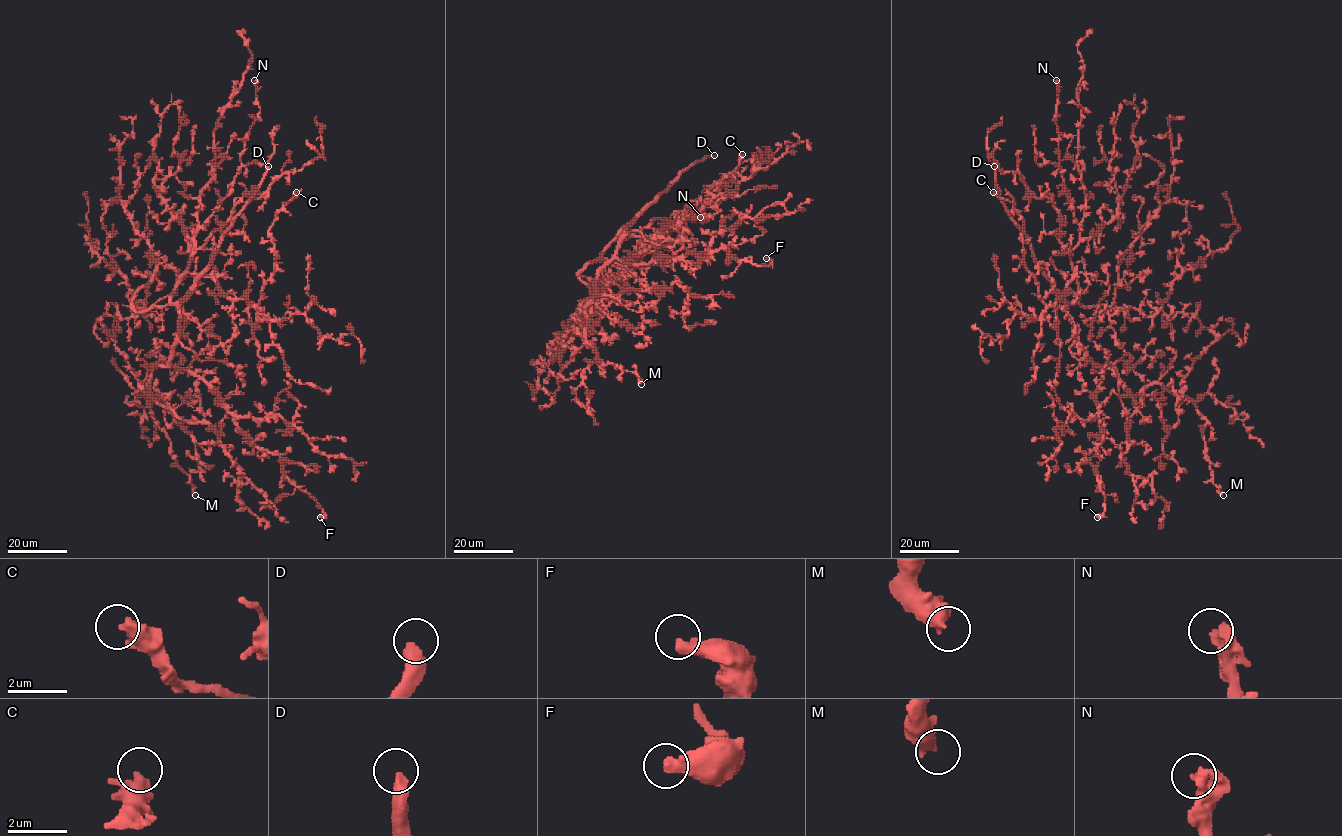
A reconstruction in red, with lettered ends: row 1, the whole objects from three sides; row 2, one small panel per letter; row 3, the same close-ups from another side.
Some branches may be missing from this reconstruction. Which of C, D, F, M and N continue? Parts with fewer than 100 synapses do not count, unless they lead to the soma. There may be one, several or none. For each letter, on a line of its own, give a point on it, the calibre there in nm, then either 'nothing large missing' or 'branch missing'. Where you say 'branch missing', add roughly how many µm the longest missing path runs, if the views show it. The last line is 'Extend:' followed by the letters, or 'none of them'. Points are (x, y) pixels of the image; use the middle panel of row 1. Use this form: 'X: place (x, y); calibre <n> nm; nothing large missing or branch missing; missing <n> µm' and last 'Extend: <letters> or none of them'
C: place (742, 154); calibre 280 nm; nothing large missing
D: place (714, 155); calibre 440 nm; branch missing; missing 60 µm
F: place (766, 258); calibre 440 nm; nothing large missing
M: place (641, 384); calibre 500 nm; nothing large missing
N: place (700, 217); calibre 340 nm; nothing large missing
Extend: D

